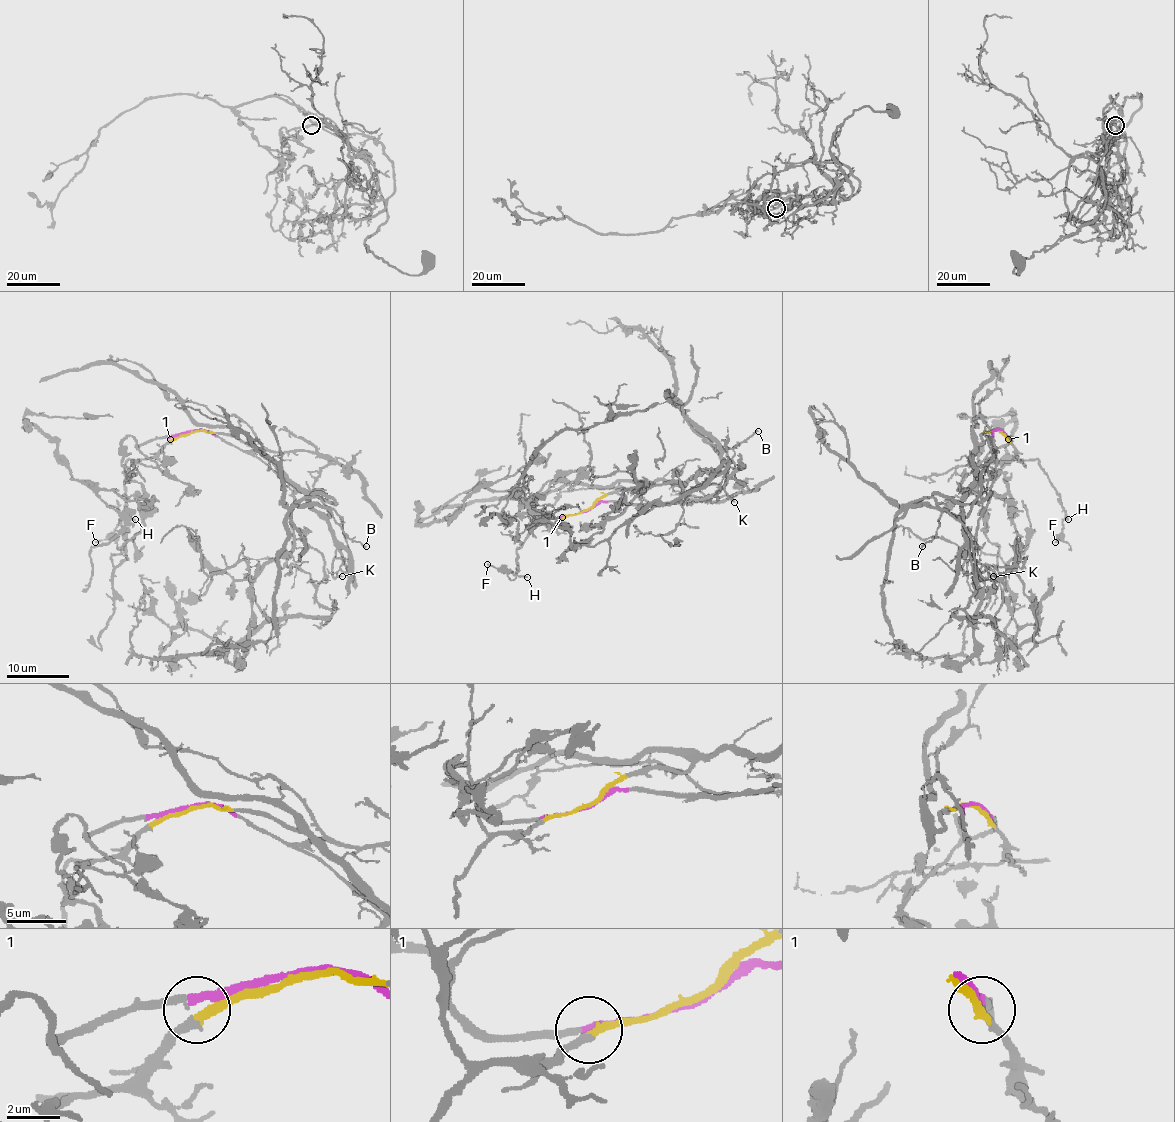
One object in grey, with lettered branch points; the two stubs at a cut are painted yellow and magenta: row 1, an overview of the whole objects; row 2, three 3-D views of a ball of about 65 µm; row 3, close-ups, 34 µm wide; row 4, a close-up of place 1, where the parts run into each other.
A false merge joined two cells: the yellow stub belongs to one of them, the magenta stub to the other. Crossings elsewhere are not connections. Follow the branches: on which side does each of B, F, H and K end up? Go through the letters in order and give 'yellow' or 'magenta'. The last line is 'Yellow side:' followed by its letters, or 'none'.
B: yellow
F: yellow
H: yellow
K: yellow
Yellow side: B, F, H, K

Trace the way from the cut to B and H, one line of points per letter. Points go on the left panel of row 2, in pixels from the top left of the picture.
B: (193, 431), (204, 430), (249, 442), (308, 503), (327, 515), (330, 512), (347, 535), (366, 546)
H: (193, 431), (170, 439), (147, 458), (130, 459), (125, 464), (123, 515), (134, 520)

